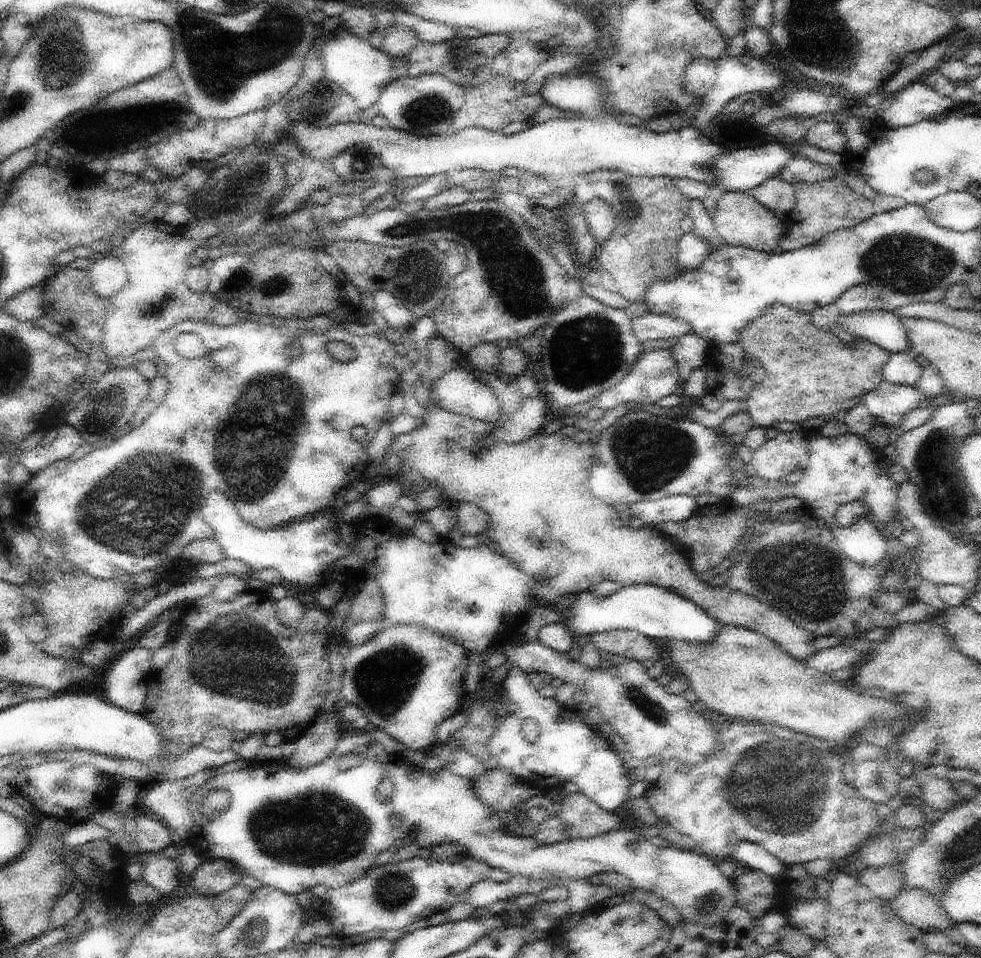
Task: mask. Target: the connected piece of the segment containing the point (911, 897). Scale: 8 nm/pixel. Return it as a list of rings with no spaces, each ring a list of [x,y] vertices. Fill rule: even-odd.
[[[903,888],[895,899],[886,902],[889,904],[889,907],[892,907],[893,911],[896,911],[896,914],[900,916],[902,920],[905,920],[908,924],[919,928],[925,933],[928,931],[945,931],[946,929],[950,929],[955,923],[946,914],[941,902],[924,889]]]

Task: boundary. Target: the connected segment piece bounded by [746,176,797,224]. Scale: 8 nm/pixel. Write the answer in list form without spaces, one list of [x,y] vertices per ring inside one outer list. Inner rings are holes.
[[[770,177],[756,188],[751,188],[746,193],[754,196],[767,209],[770,209],[783,224],[790,221],[789,216],[796,206],[797,196],[795,186],[783,181],[780,177]]]

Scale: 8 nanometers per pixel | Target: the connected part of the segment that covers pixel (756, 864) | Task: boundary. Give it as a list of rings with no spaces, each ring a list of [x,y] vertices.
[[[740,841],[734,845],[732,860],[774,878],[780,876],[787,868],[765,848],[750,841]]]

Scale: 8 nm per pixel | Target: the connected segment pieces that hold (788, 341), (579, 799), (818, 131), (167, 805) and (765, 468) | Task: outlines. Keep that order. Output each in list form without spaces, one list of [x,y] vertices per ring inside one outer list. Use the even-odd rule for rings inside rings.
[[[773,305],[766,309],[746,330],[741,332],[739,343],[746,351],[749,362],[755,362],[766,369],[765,377],[760,384],[753,386],[750,396],[743,400],[748,404],[748,413],[755,426],[774,427],[776,422],[800,422],[822,418],[829,421],[839,410],[849,411],[863,402],[864,395],[874,390],[884,381],[884,365],[890,353],[868,340],[858,339],[853,344],[843,344],[831,331],[818,328],[811,319],[811,314],[797,311],[788,305]]]
[[[570,793],[560,802],[562,810],[558,815],[562,823],[565,824],[567,831],[572,839],[587,839],[596,835],[606,834],[620,828],[620,819],[612,811],[600,808],[592,802],[584,793]]]
[[[831,119],[818,121],[805,127],[807,133],[802,133],[802,139],[818,148],[843,155],[847,150],[847,138],[839,124]]]
[[[211,769],[173,781],[161,777],[156,786],[146,794],[146,798],[140,801],[144,802],[144,806],[150,812],[154,812],[168,828],[172,828],[174,834],[180,836],[180,840],[186,840],[188,830],[194,824],[189,809],[190,799],[215,774],[218,774],[218,770]]]
[[[803,430],[783,432],[768,439],[754,454],[751,464],[755,467],[758,475],[766,480],[786,482],[786,476],[796,468],[806,470],[809,465],[809,443],[807,433]]]

